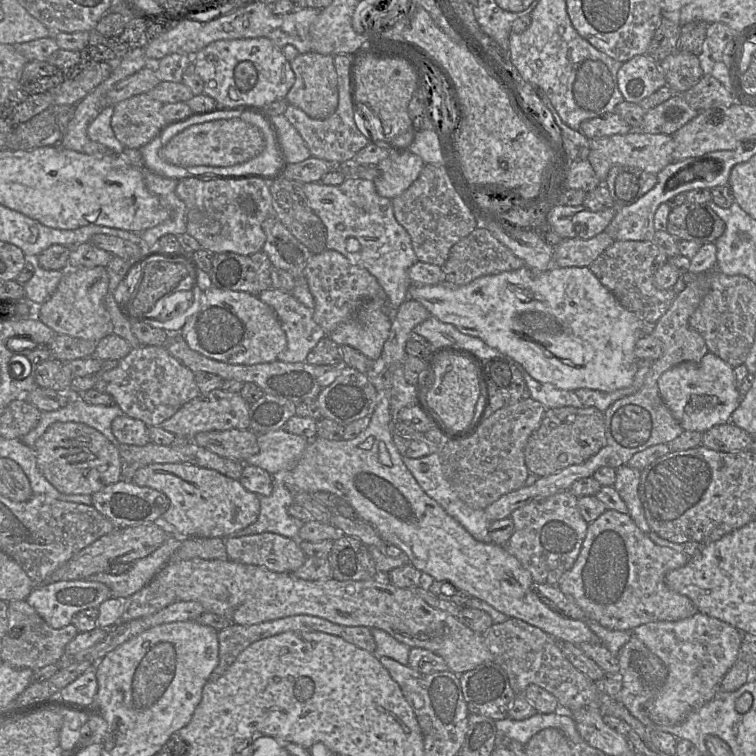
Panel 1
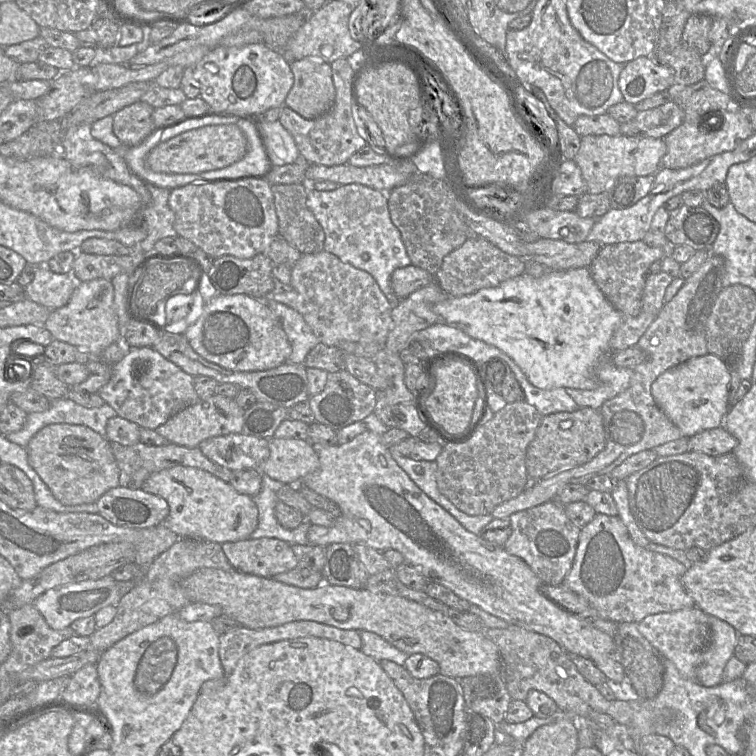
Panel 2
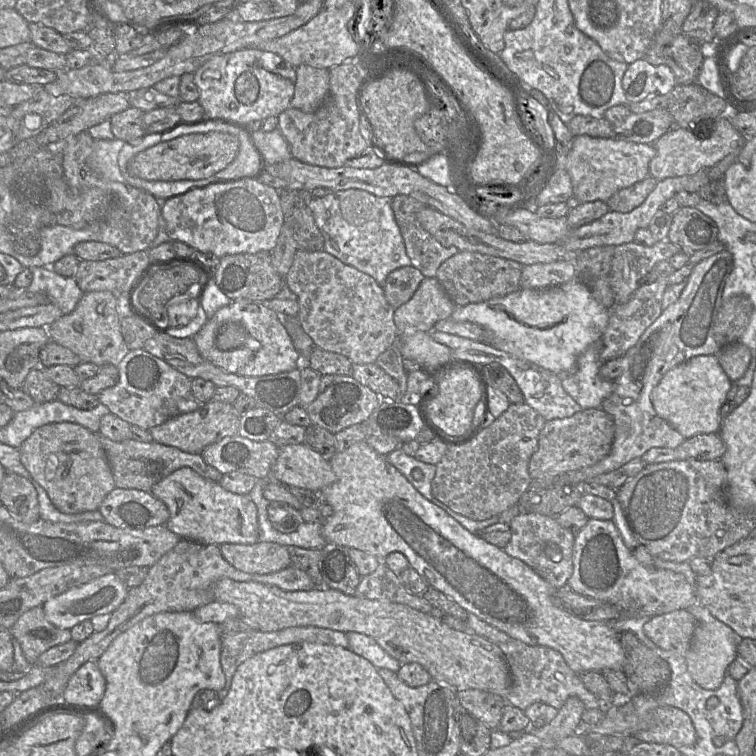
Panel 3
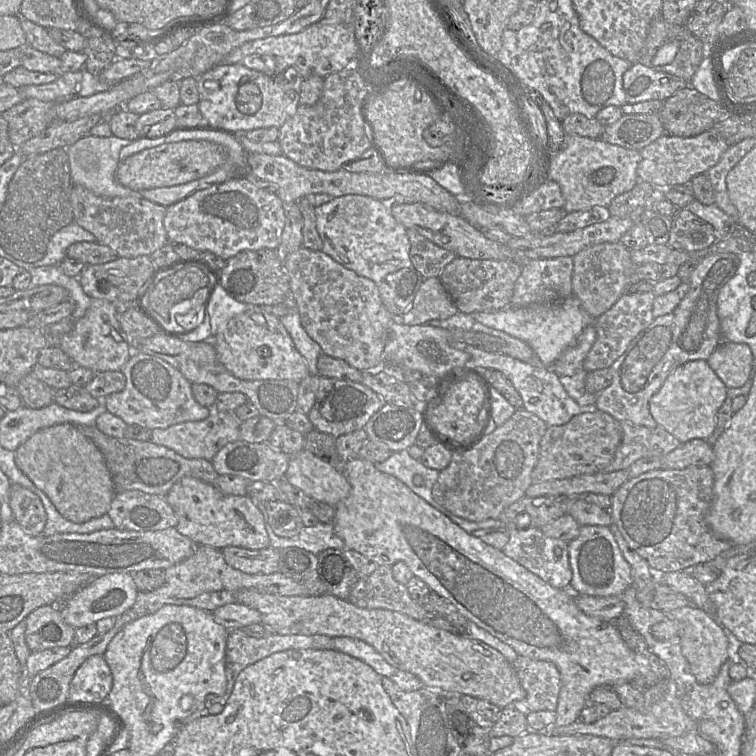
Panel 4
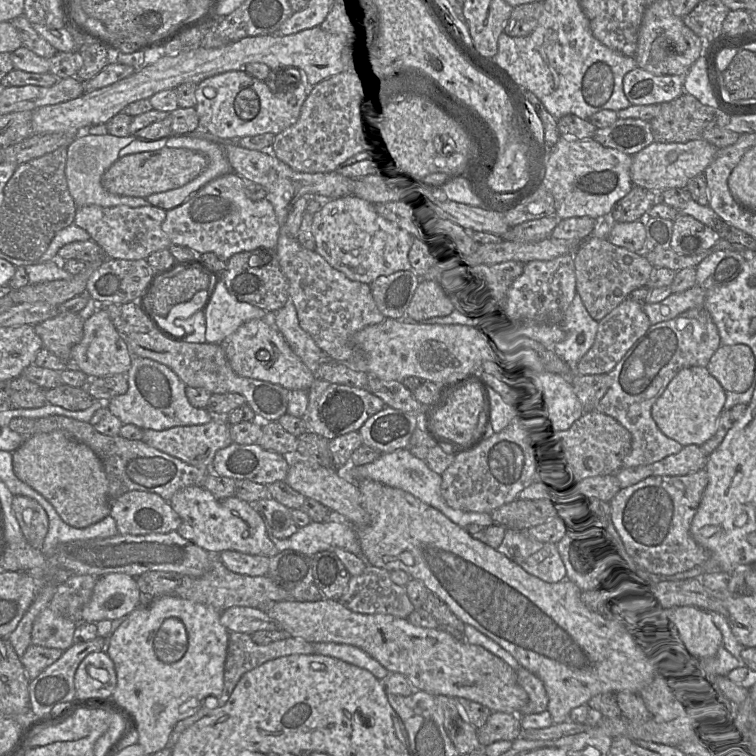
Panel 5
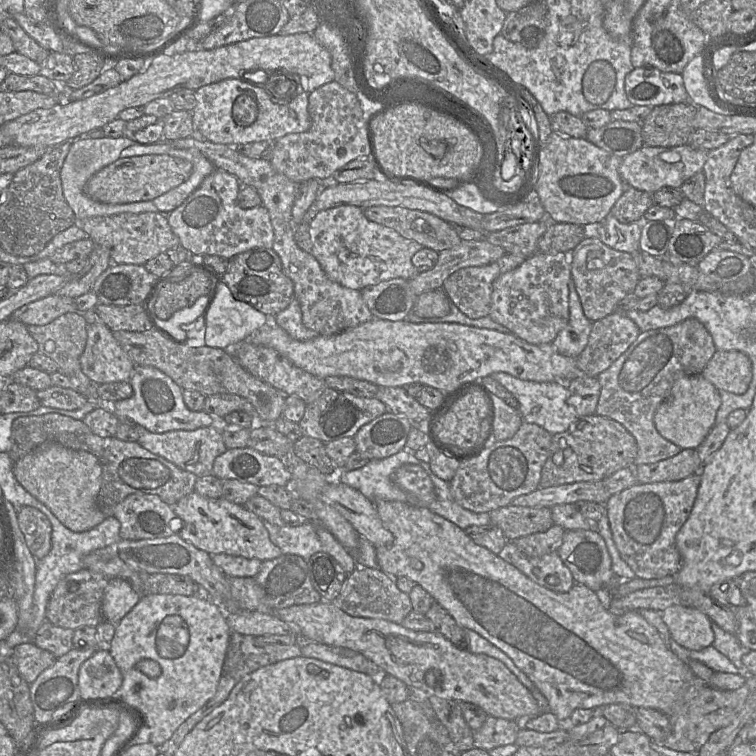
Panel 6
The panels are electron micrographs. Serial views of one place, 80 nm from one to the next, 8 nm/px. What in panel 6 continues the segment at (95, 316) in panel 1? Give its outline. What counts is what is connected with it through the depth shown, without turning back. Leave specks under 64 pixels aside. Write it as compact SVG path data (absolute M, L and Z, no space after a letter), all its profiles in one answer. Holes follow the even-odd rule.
M102 322L87 326L87 341L80 357L83 373L94 384L129 382L134 364Z

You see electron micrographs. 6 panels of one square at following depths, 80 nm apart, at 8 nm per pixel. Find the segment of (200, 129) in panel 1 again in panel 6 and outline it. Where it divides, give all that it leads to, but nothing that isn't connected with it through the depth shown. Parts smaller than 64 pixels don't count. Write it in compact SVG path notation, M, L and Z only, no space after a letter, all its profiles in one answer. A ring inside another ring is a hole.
M168 154L120 157L95 173L85 184L83 191L91 199L106 204L152 201L185 182L192 170L191 162Z

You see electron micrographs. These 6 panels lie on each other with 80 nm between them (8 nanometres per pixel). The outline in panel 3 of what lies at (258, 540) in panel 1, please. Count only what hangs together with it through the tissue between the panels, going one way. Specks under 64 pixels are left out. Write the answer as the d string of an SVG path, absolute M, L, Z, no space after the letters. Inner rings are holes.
M275 542L220 546L223 558L234 568L248 574L269 574L291 565L287 546Z

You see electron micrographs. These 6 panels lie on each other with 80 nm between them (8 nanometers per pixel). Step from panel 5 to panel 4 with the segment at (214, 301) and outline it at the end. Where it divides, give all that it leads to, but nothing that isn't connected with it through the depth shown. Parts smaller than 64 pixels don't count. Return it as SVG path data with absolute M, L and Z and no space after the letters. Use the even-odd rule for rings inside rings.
M218 283L207 304L207 312L210 317L211 336L216 335L224 328L226 323L236 315L248 309L248 305L231 297L223 286Z

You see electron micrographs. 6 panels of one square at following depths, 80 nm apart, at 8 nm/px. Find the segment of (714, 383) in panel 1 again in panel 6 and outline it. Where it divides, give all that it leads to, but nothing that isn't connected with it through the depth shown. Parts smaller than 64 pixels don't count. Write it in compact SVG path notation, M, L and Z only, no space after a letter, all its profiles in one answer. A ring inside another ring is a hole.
M701 373L677 379L654 415L658 432L668 441L683 449L697 449L715 426L721 406L719 390Z

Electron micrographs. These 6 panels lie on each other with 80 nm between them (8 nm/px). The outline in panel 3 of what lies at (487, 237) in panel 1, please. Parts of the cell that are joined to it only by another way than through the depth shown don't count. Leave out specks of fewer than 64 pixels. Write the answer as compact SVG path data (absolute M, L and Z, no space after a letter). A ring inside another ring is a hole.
M459 251L439 266L435 278L455 306L465 306L499 298L518 290L522 267L513 260Z

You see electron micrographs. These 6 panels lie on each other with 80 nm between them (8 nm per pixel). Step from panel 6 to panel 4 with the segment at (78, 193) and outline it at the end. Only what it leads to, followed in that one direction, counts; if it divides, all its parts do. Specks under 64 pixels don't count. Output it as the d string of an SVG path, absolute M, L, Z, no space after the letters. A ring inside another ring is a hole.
M86 135L67 148L70 164L70 175L73 185L81 186L94 194L106 197L137 197L141 198L139 191L123 186L116 180L116 170L119 165L120 150L131 144L132 141L114 135L100 137Z

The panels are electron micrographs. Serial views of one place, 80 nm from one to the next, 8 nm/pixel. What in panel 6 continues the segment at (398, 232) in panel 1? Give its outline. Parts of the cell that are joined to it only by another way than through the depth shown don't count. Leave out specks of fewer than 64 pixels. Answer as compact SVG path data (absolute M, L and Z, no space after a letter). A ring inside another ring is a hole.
M343 204L322 210L309 226L311 254L331 280L346 288L361 290L393 278L410 280L418 274L411 259L423 246L391 228L368 220L363 208Z

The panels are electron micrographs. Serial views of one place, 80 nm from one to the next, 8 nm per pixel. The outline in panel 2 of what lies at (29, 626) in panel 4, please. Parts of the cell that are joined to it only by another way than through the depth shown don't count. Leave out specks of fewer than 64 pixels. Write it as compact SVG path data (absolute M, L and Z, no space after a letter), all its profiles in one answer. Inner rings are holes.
M26 604L8 613L10 620L10 641L12 650L17 652L21 661L29 666L51 657L54 647L72 637L74 630L68 626L62 630L52 629L33 604Z

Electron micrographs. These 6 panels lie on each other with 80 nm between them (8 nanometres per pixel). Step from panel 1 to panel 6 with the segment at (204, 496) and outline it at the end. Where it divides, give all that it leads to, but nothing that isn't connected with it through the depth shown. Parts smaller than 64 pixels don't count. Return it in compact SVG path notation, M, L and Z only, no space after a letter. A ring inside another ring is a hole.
M193 491L177 501L172 508L183 521L183 527L178 536L211 556L228 554L256 558L263 562L282 555L280 548L271 542L263 520L243 505L222 497L206 498Z

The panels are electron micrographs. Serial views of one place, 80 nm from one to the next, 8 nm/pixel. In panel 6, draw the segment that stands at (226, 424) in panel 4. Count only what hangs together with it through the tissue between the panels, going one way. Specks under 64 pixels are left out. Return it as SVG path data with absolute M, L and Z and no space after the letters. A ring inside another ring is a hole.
M219 423L191 431L173 430L160 434L152 433L138 424L133 424L133 427L137 434L137 442L143 448L163 457L177 467L195 474L197 477L212 474L215 458L227 450L222 438L221 426Z

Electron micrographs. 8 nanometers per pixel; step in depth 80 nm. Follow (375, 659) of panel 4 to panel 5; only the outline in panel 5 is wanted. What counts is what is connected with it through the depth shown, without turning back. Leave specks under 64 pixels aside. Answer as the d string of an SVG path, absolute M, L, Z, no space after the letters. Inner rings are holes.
M318 642L313 643L313 645L314 654L337 658L346 663L368 670L380 681L389 674L389 671L377 660L356 646L334 642Z

